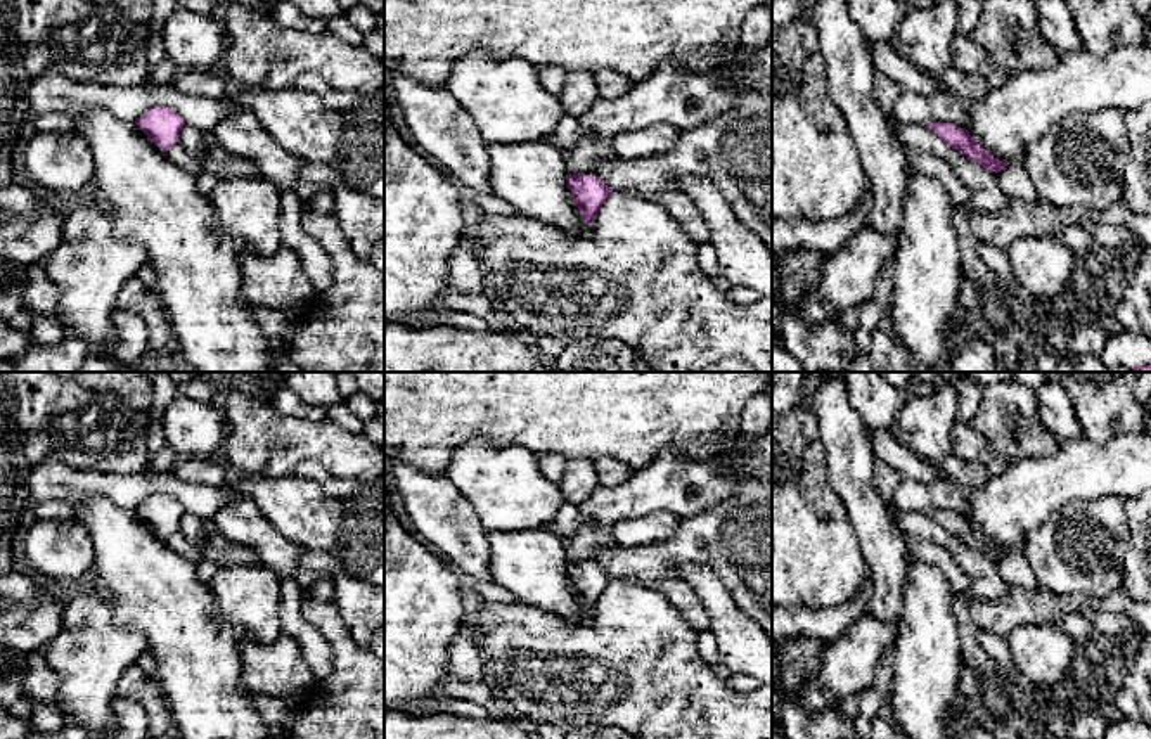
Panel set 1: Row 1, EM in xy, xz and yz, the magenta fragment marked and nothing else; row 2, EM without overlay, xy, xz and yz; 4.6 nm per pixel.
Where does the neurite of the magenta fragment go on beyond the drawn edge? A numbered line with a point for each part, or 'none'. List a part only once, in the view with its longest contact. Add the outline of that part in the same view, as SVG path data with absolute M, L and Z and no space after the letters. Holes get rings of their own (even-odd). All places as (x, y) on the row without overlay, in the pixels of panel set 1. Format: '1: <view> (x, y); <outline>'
none

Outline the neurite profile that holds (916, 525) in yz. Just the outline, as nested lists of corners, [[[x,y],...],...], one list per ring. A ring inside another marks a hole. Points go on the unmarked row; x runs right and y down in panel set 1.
[[[900,512],[895,526],[902,537],[933,540],[942,545],[968,575],[973,599],[995,601],[1006,595],[1009,583],[999,573],[999,561],[948,535],[935,519],[921,512]]]

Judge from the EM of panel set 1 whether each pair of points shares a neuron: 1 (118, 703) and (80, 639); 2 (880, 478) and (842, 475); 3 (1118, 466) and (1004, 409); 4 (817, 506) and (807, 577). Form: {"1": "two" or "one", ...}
{"1": "two", "2": "two", "3": "two", "4": "one"}

